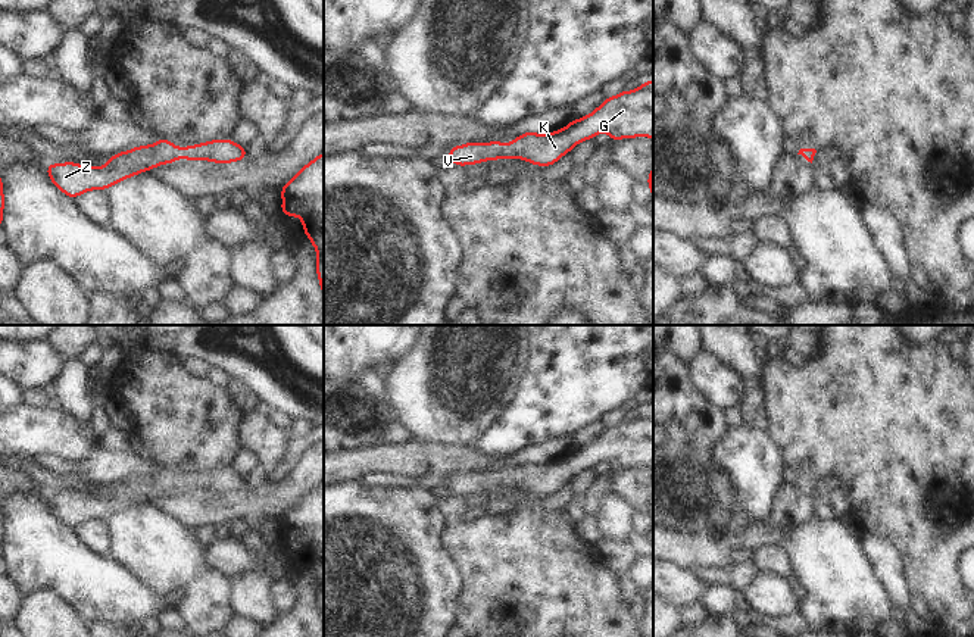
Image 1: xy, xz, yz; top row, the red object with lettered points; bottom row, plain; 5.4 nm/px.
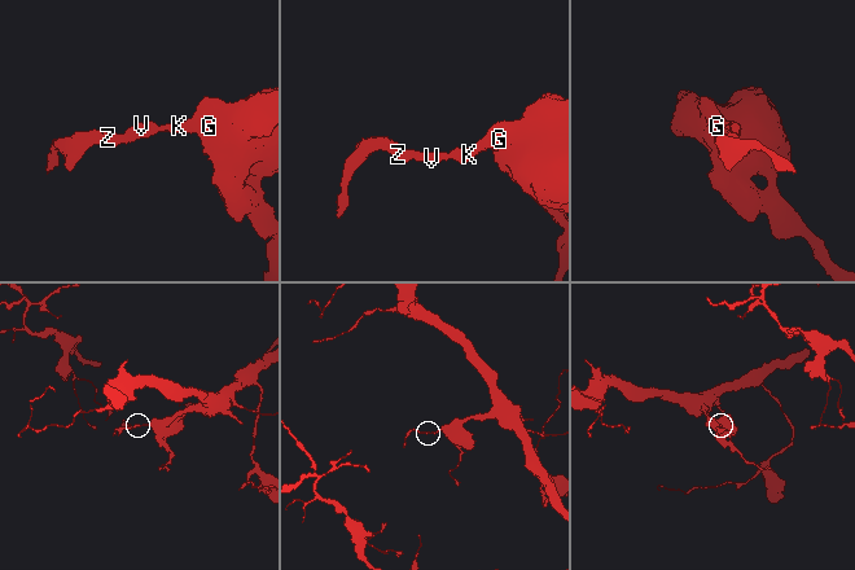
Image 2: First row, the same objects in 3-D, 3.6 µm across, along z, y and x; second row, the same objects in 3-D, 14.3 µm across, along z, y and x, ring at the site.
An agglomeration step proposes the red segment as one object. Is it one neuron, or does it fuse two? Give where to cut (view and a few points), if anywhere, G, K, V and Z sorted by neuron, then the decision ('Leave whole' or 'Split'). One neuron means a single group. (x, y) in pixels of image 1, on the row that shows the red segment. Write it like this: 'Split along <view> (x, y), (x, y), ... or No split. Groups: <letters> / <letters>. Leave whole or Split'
No split. Groups: G K V Z. Leave whole.

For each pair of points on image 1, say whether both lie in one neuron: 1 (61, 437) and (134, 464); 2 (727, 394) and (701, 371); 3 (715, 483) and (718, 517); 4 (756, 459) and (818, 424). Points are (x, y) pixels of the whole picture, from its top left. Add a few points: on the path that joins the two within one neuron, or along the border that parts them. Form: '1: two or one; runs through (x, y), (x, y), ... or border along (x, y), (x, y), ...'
1: two; border along (99, 447), (81, 459), (61, 458)
2: one; runs through (721, 389), (706, 374)
3: one; runs through (715, 492), (715, 508)
4: two; border along (765, 431), (780, 452), (784, 465)

